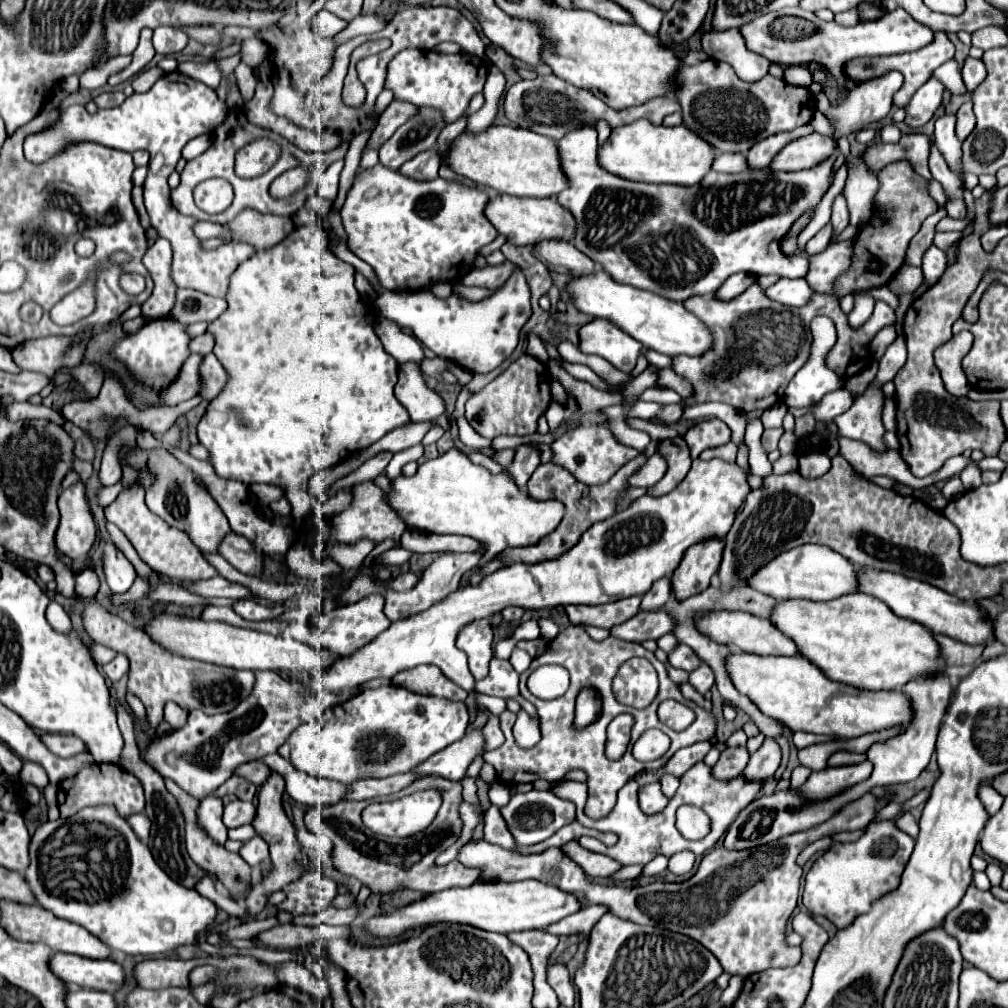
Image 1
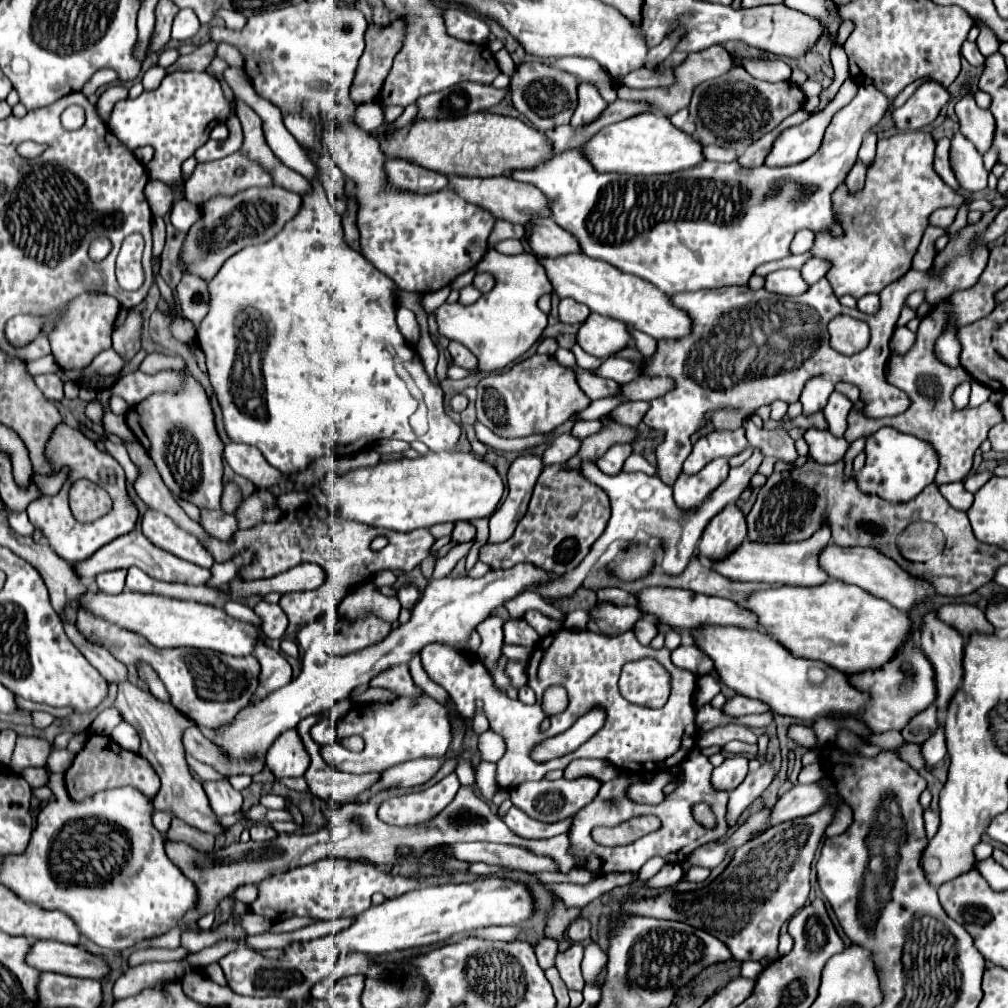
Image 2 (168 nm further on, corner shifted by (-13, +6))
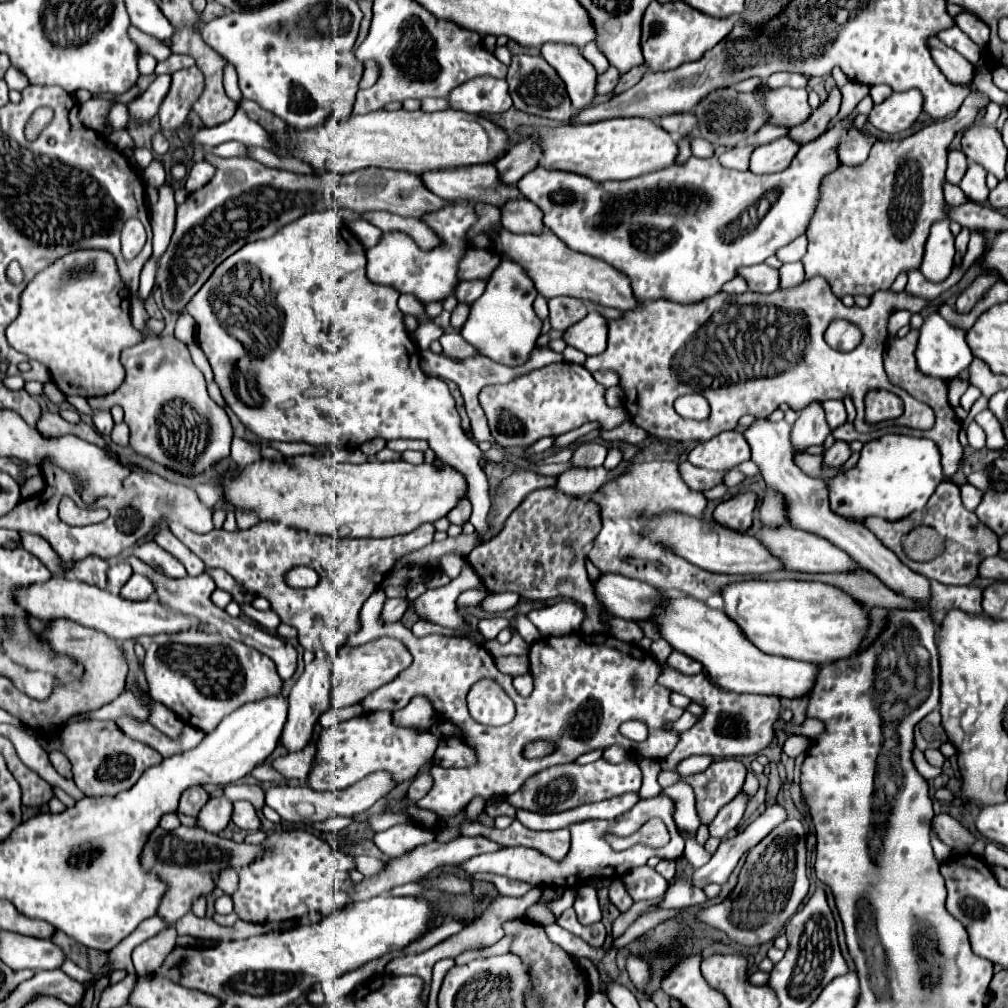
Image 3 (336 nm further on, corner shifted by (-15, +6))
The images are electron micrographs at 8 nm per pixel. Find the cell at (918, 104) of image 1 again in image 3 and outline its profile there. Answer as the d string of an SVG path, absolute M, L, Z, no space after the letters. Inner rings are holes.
M917 89L893 93L883 103L873 105L871 113L867 115L867 123L889 135L903 133L915 123L917 115L923 111L921 103L921 93Z

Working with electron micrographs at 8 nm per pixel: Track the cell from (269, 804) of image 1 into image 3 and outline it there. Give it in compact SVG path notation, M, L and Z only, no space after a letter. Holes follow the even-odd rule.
M299 677L289 695L289 717L283 729L283 745L287 751L303 749L313 733L319 717L331 707L333 683L311 683Z

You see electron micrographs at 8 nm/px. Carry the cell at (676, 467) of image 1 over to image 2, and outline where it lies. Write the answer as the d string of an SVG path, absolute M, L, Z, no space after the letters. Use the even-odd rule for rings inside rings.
M999 207L983 213L975 225L967 225L959 235L951 237L947 247L935 257L931 271L923 273L911 269L901 279L893 281L893 285L887 285L881 293L881 311L877 315L865 315L859 309L843 307L827 279L817 281L807 293L797 297L773 295L767 289L751 291L749 287L719 287L673 295L673 303L681 305L681 309L693 317L693 337L687 337L685 341L659 341L657 353L647 361L635 347L617 353L619 357L637 361L645 375L675 379L675 389L653 399L651 409L643 417L649 427L665 431L665 441L657 447L657 477L669 487L677 481L683 461L693 449L691 435L705 425L705 413L713 413L711 421L715 429L737 429L743 419L761 405L769 405L777 399L795 403L805 381L815 375L827 373L841 381L855 383L861 389L867 417L881 419L901 415L911 405L909 397L885 379L885 365L891 355L889 339L895 331L901 307L907 295L917 289L925 289L927 303L937 305L937 301L949 297L953 291L971 287L983 273L989 257L989 249L979 237L997 213ZM841 313L865 321L871 329L871 343L849 357L837 353L829 345L827 325Z

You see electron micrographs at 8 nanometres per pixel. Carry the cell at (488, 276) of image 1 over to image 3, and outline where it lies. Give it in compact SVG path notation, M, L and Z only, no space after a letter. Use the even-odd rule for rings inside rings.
M459 281L455 287L455 297L459 303L473 303L485 291L485 281Z

